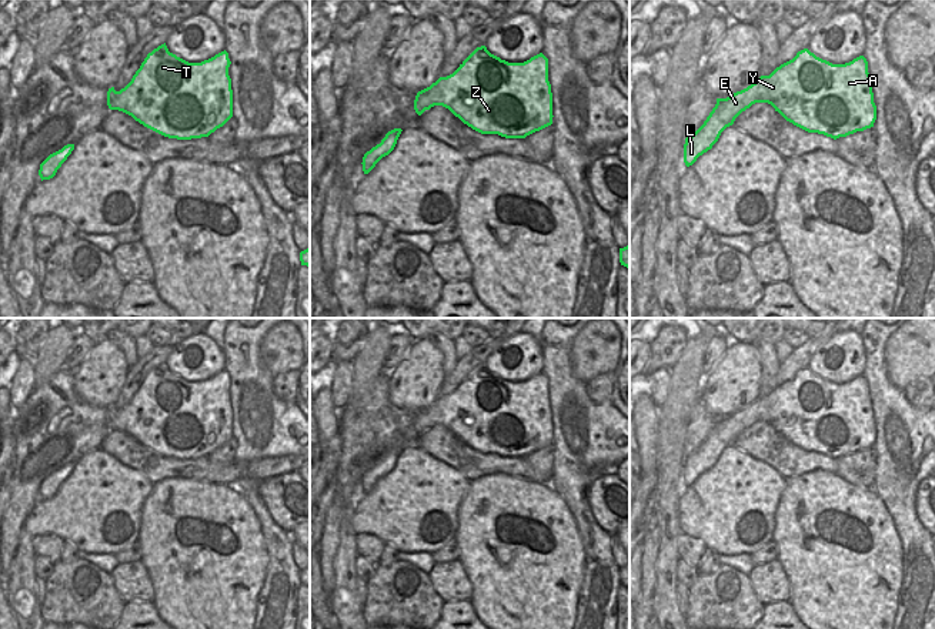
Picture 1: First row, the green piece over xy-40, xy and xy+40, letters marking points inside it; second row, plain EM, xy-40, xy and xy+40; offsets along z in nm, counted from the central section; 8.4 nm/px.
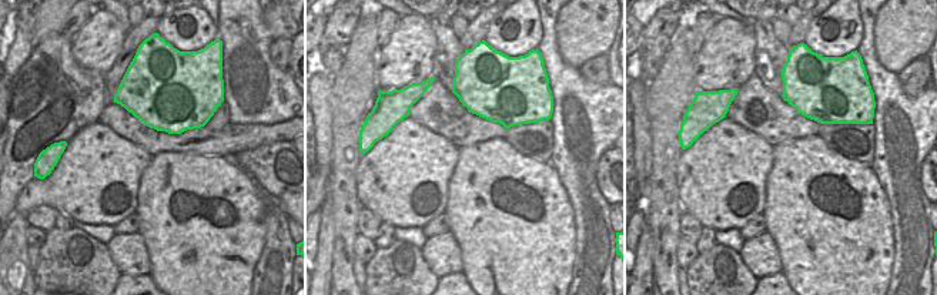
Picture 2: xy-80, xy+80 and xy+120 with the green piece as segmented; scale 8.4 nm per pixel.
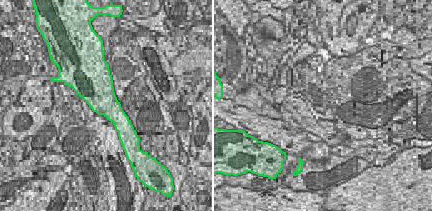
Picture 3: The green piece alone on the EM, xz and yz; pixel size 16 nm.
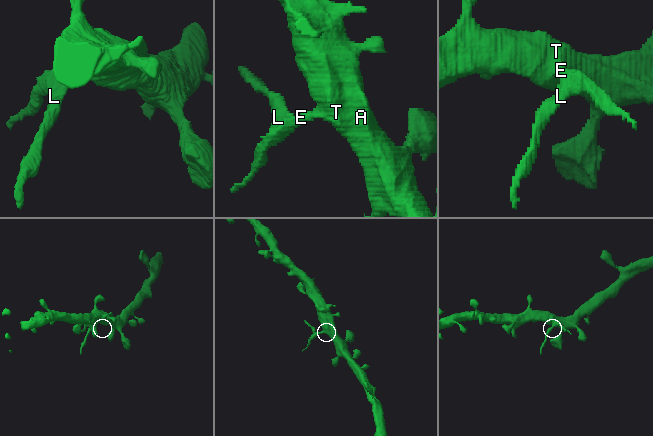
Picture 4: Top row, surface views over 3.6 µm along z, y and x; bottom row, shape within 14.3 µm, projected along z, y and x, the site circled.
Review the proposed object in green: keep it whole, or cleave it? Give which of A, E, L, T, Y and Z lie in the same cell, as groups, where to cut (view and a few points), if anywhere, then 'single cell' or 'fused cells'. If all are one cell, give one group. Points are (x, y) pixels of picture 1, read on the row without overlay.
groups A T Y Z / E L; cut xy (438, 400), (438, 411), (430, 425); fused cells

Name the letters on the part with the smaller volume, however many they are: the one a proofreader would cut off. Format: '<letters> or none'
E, L

